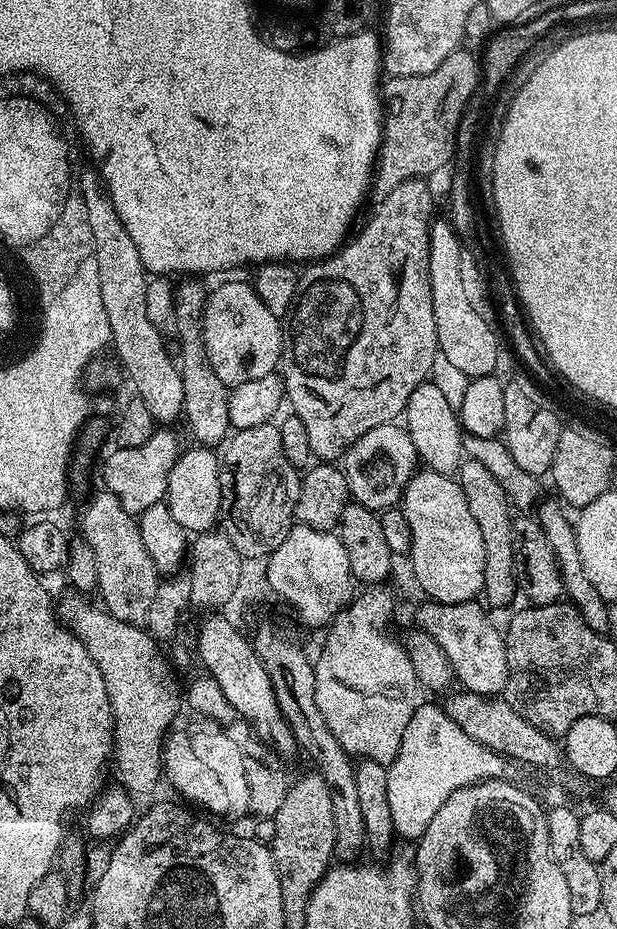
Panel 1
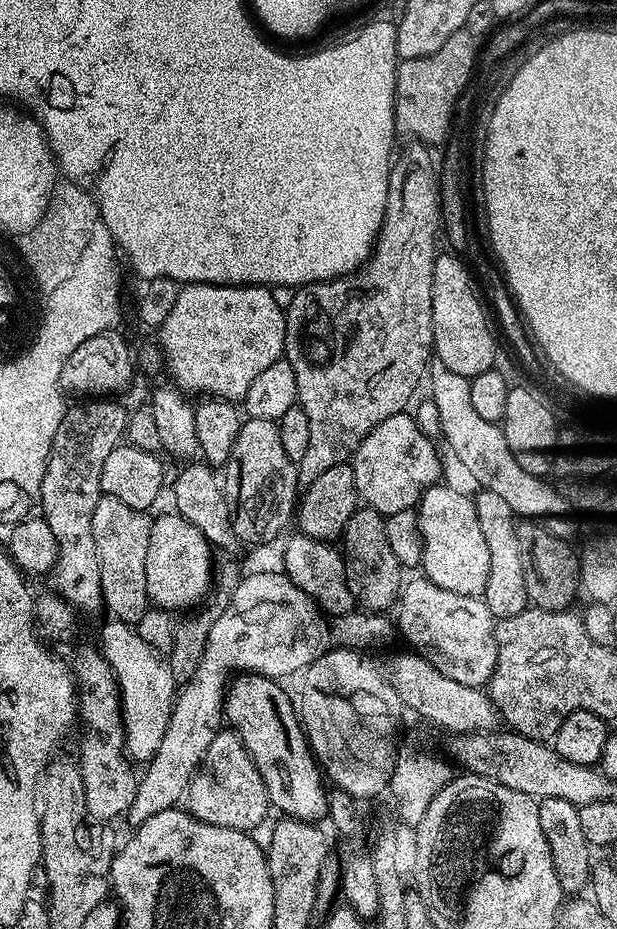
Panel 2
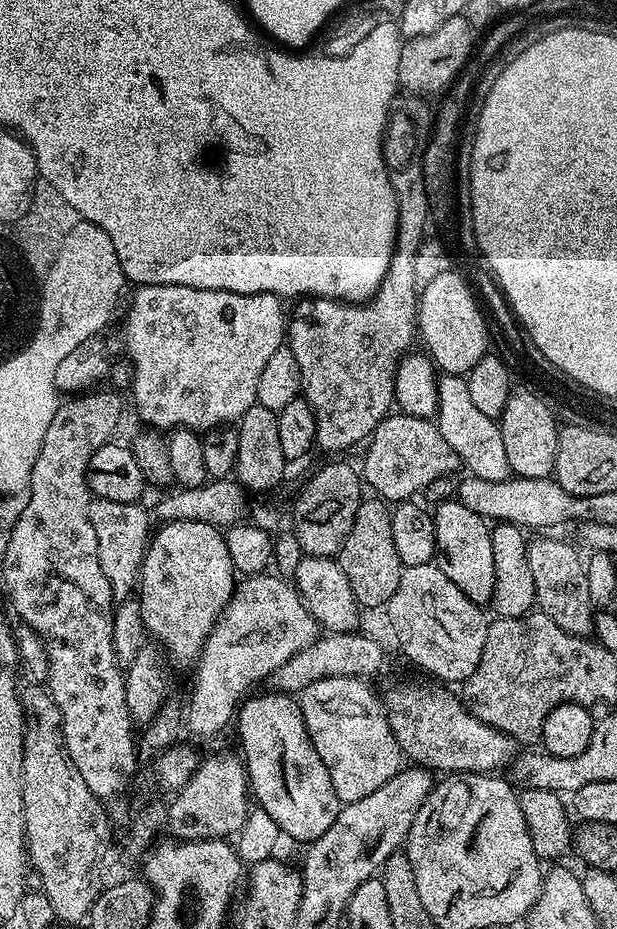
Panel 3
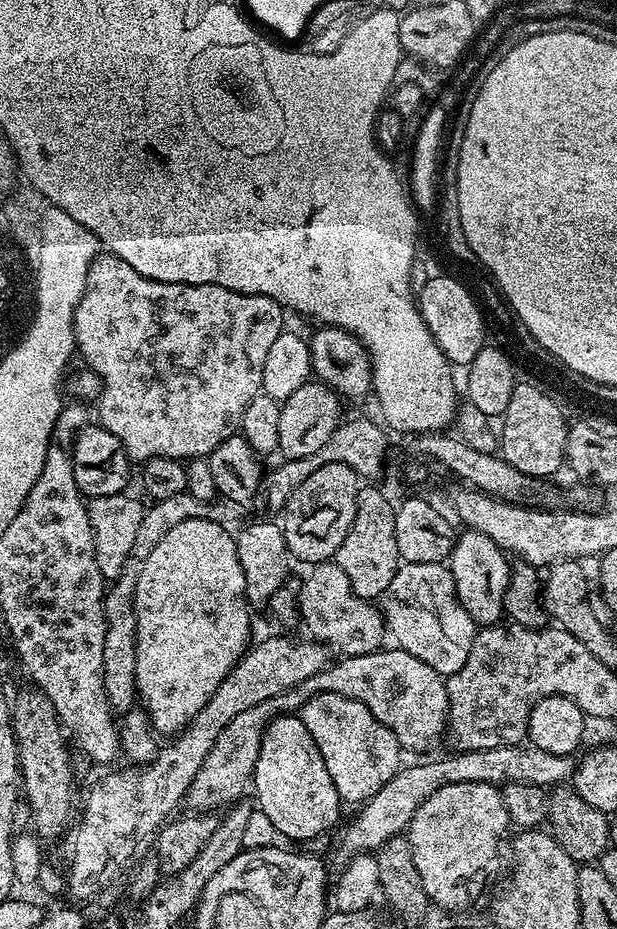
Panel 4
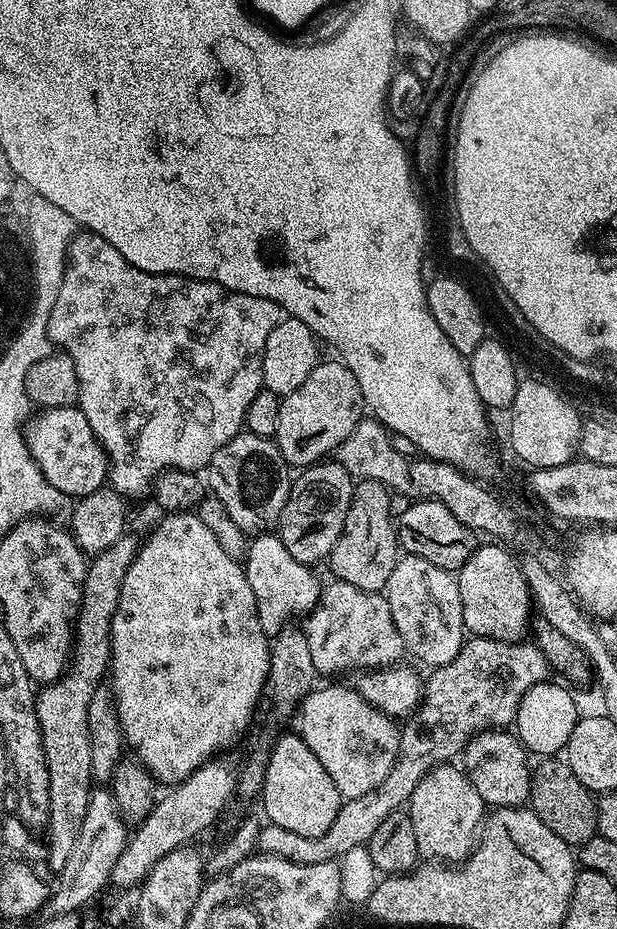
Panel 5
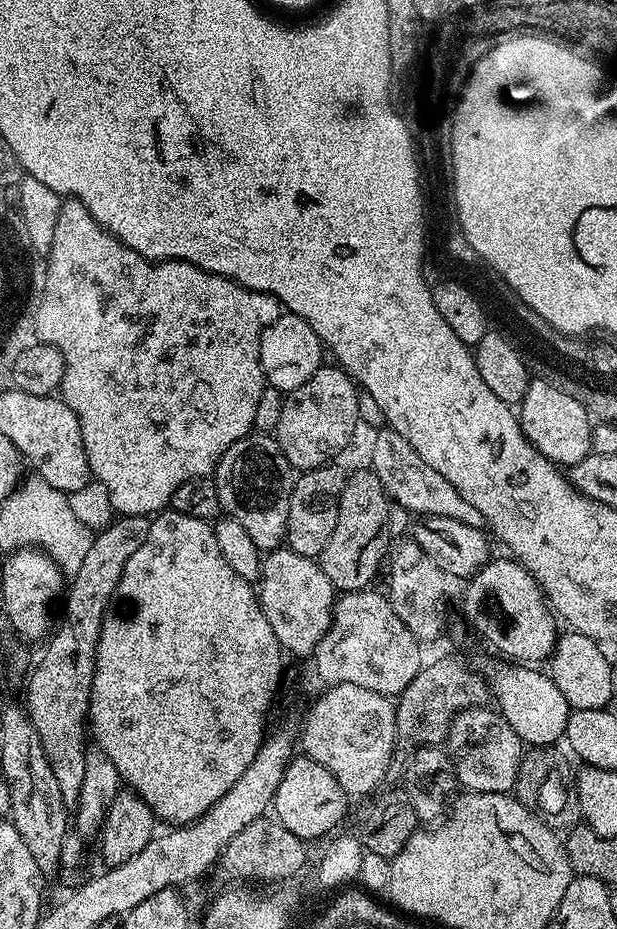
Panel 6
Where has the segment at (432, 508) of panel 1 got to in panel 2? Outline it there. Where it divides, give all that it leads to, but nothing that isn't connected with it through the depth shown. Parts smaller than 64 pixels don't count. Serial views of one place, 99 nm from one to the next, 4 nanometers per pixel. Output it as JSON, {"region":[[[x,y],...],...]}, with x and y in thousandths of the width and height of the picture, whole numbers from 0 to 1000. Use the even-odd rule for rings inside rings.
{"region":[[[715,519],[692,525],[681,533],[681,541],[673,548],[677,566],[687,576],[687,591],[681,602],[686,619],[703,631],[716,631],[716,635],[736,635],[736,639],[783,643],[788,635],[788,622],[794,622],[794,591],[788,589],[788,578],[781,575],[781,566],[775,562],[771,539],[763,533],[731,525],[724,519]]]}

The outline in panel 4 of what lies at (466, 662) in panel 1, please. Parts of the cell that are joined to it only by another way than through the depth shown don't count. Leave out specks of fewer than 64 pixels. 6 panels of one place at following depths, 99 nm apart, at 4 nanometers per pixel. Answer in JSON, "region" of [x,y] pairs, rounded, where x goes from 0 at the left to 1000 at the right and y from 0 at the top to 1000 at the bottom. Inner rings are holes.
{"region":[[[650,606],[619,640],[619,658],[627,679],[645,696],[671,704],[671,708],[684,708],[715,728],[734,728],[755,717],[775,674],[742,648],[736,626],[720,607]]]}

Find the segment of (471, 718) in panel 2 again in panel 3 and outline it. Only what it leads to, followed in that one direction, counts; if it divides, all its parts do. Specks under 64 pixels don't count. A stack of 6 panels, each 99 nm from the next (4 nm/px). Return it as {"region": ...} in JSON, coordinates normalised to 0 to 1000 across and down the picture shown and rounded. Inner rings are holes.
{"region":[[[535,680],[520,684],[502,695],[496,695],[476,708],[470,708],[451,721],[444,721],[438,729],[439,740],[449,745],[485,747],[496,738],[515,734],[522,730],[548,730],[549,728],[582,728],[585,730],[603,730],[596,728],[616,728],[629,719],[629,706],[622,698],[603,685],[583,685],[577,680]]]}

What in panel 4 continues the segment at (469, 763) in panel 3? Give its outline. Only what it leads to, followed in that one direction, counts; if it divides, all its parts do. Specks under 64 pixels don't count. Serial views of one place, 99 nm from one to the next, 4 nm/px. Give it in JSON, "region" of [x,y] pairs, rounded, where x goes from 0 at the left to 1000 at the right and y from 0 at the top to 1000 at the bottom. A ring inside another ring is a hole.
{"region":[[[622,695],[606,702],[546,709],[546,715],[545,712],[533,714],[532,718],[509,726],[509,730],[496,730],[496,734],[483,734],[483,738],[470,738],[470,743],[444,751],[431,751],[431,756],[418,756],[405,760],[405,764],[392,764],[392,769],[373,773],[373,777],[366,777],[366,786],[360,786],[360,790],[347,794],[347,803],[340,812],[334,812],[334,820],[327,820],[327,829],[321,829],[321,833],[308,842],[301,856],[301,865],[311,869],[306,871],[337,876],[350,872],[344,870],[363,872],[389,861],[400,854],[395,851],[400,848],[404,851],[408,844],[408,834],[415,832],[418,820],[418,807],[425,807],[425,794],[429,786],[434,785],[434,778],[447,771],[485,767],[493,758],[502,756],[502,751],[515,747],[554,747],[561,751],[574,751],[587,756],[587,760],[593,760],[593,764],[600,764],[600,769],[606,769],[606,773],[613,773],[613,777],[619,777],[619,781],[626,781],[626,786],[632,786],[632,790],[645,794],[648,804],[656,811],[687,809],[692,805],[703,804],[712,799],[713,792],[716,797],[721,791],[726,778],[726,738],[721,729],[705,723],[697,717],[690,717],[684,708],[671,708],[671,704],[645,695],[629,696]]]}

